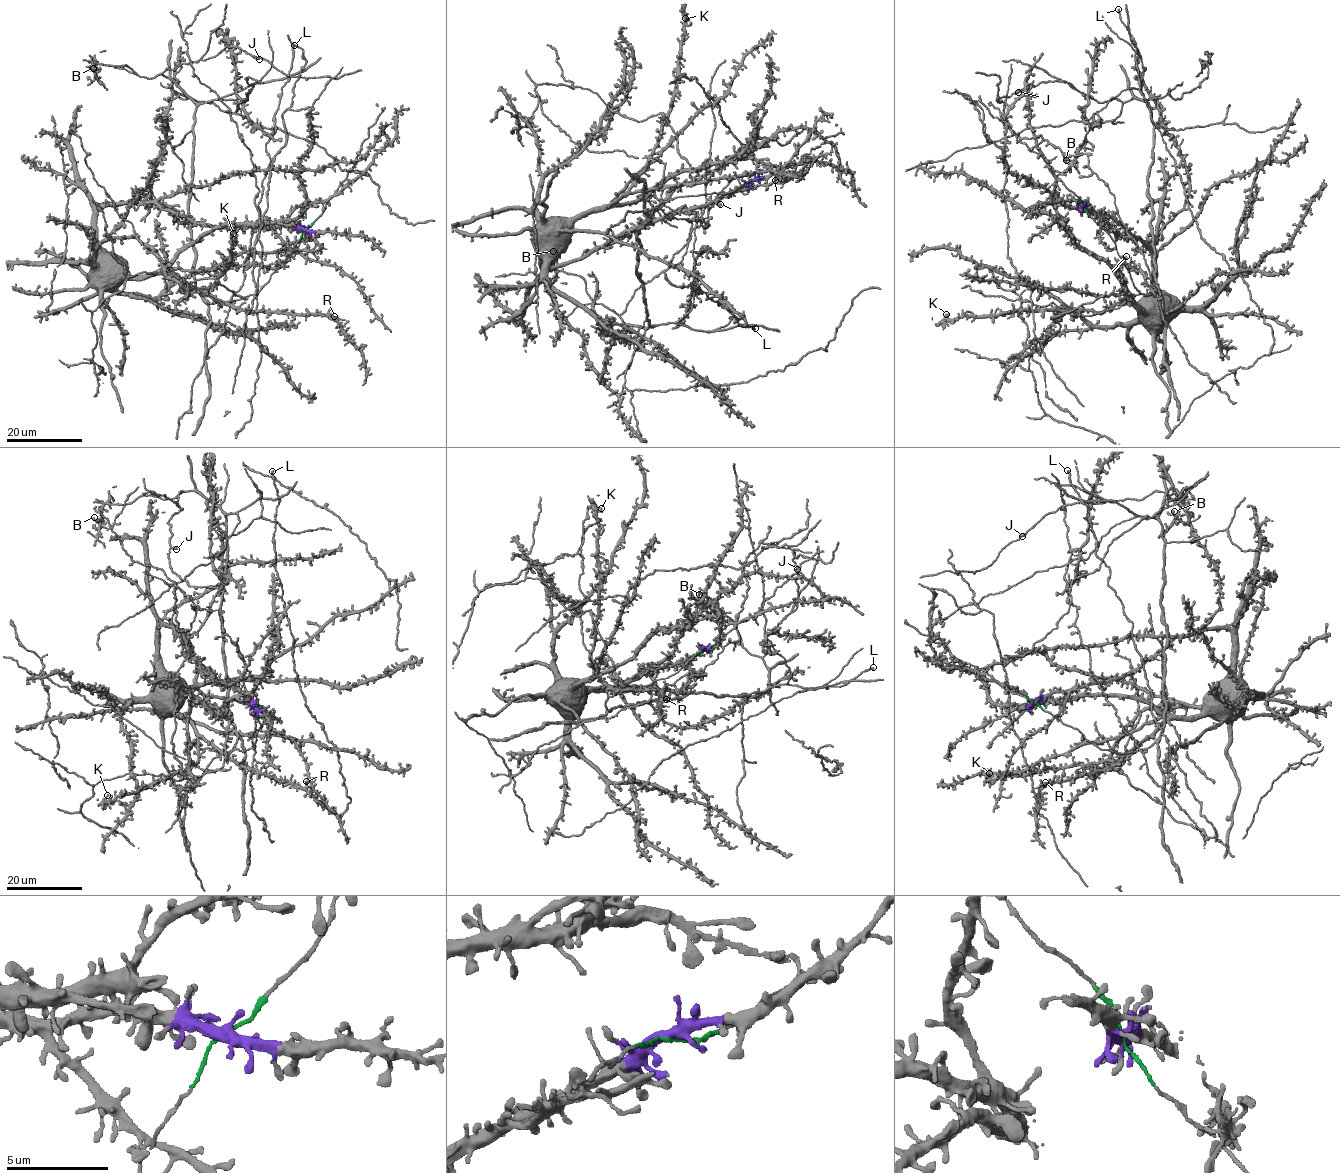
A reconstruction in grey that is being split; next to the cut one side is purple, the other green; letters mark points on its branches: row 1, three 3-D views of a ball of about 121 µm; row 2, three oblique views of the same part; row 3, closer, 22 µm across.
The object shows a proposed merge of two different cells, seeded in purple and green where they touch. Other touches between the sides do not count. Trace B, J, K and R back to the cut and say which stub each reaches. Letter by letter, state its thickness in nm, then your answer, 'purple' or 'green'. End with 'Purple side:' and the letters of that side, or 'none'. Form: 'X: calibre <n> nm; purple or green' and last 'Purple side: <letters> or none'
B: calibre 360 nm; green
J: calibre 500 nm; green
K: calibre 200 nm; purple
R: calibre 440 nm; purple
Purple side: K, R

